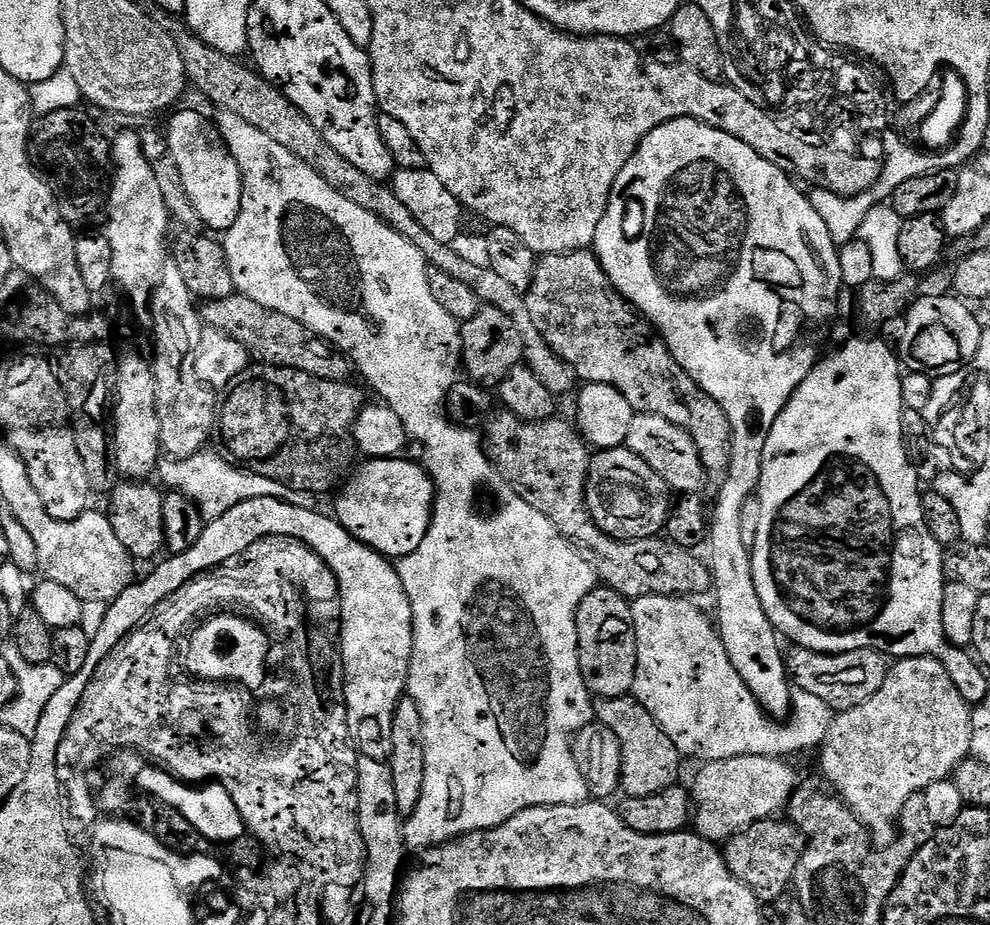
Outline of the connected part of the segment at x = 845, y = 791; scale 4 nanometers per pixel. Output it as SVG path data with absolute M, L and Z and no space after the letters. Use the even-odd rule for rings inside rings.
M919 654L905 655L903 658L897 659L895 663L888 669L888 677L886 682L882 682L882 686L878 690L878 694L874 694L866 702L862 702L862 706L854 706L850 710L839 713L833 719L828 737L825 738L822 747L819 749L820 768L824 771L824 776L833 784L835 795L839 796L848 809L854 813L857 820L862 822L862 826L868 831L869 841L877 849L888 848L896 841L898 835L898 825L900 823L900 815L906 806L906 802L912 796L919 796L924 789L928 788L934 782L949 779L964 760L969 759L971 750L971 730L972 730L972 714L973 709L962 698L962 694L958 694L958 686L954 686L954 682L950 682L950 674L946 674L946 670L940 665L939 660L935 660L933 656L922 656Z

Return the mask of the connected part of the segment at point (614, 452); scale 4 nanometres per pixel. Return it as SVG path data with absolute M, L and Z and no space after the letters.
M627 446L597 451L588 461L588 509L597 526L616 540L659 537L668 523L668 509L673 500L668 483L654 474L654 470Z

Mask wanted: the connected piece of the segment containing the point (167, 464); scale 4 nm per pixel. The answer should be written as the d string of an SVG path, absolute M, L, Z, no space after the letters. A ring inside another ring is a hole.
M205 450L195 452L194 455L184 459L161 459L158 465L158 477L160 476L161 480L159 483L165 489L185 492L188 497L196 501L200 505L200 513L205 521L217 520L219 516L226 514L226 510L230 510L235 504L241 504L244 500L277 495L280 486L275 480L248 469L243 470L217 452Z

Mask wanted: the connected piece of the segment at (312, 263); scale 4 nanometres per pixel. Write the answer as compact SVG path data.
M227 110L219 113L218 127L230 154L234 154L234 162L238 162L240 173L244 179L242 186L242 206L238 210L238 218L234 226L230 226L223 233L222 243L226 256L230 262L230 274L234 278L236 292L250 298L254 302L264 304L268 308L278 310L298 322L307 324L316 335L321 336L329 344L339 348L352 361L355 371L364 375L363 383L369 389L377 392L379 399L402 418L408 431L409 441L420 443L424 451L423 463L426 471L436 485L436 503L432 506L432 521L426 530L426 538L422 538L422 546L414 550L414 554L401 556L398 560L398 571L402 584L410 598L412 607L412 629L414 630L414 646L408 667L407 695L414 702L418 702L418 711L422 713L422 738L426 746L426 778L422 781L422 798L418 798L418 806L403 821L404 842L409 849L423 850L435 848L438 844L446 844L455 840L457 836L465 836L467 832L481 832L490 830L494 826L502 826L514 814L534 806L547 804L582 804L589 799L590 789L586 778L582 778L582 770L578 770L578 762L572 753L572 737L594 720L594 697L588 691L586 682L582 678L582 670L578 666L578 626L576 625L576 611L586 598L586 594L598 587L596 571L570 546L570 542L530 502L526 502L518 493L511 490L500 496L500 512L492 512L483 516L476 505L476 495L483 484L497 479L498 473L488 459L484 450L482 436L479 431L471 432L471 427L460 422L453 422L446 415L446 401L448 392L458 383L458 376L462 368L462 353L460 350L461 325L449 312L442 310L442 302L434 298L434 290L430 290L428 277L429 262L398 230L391 228L382 218L378 218L370 210L358 206L346 198L322 174L315 172L302 158L298 158L286 146L274 142L270 134L258 130L258 126L250 126L238 114Z

